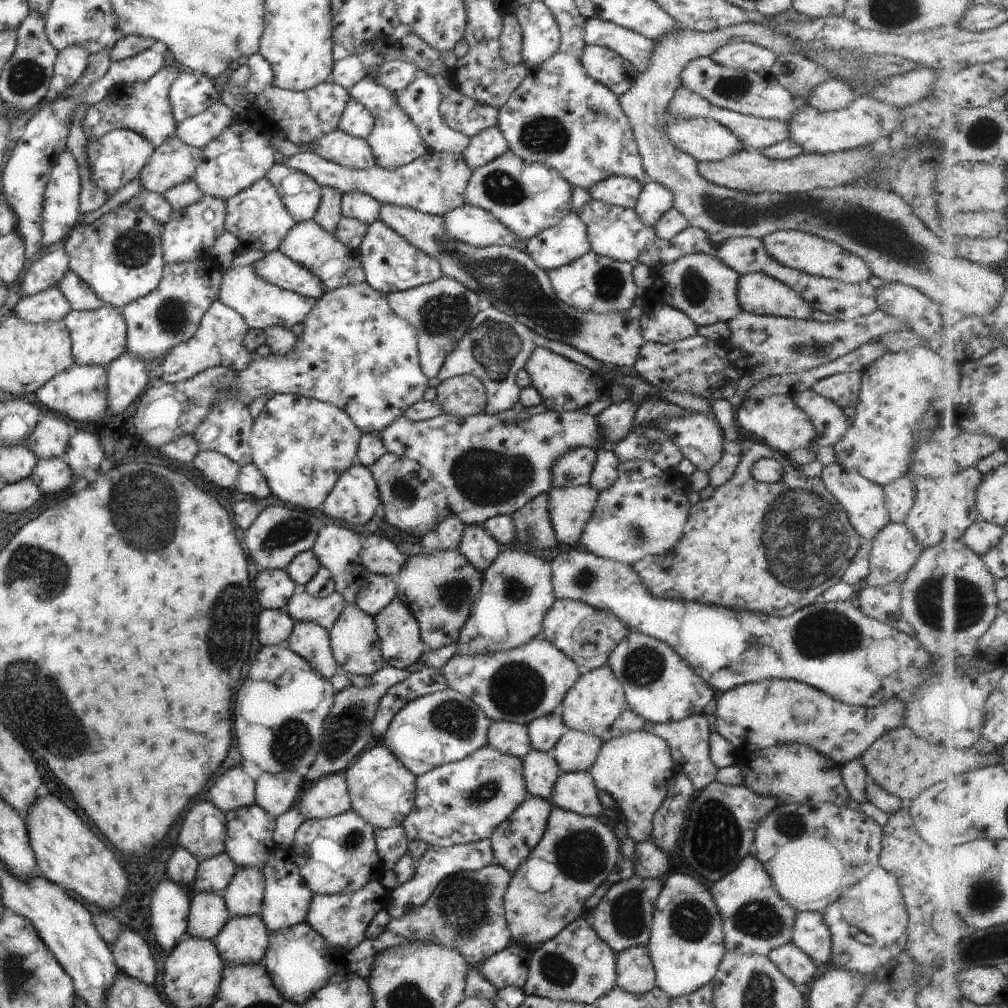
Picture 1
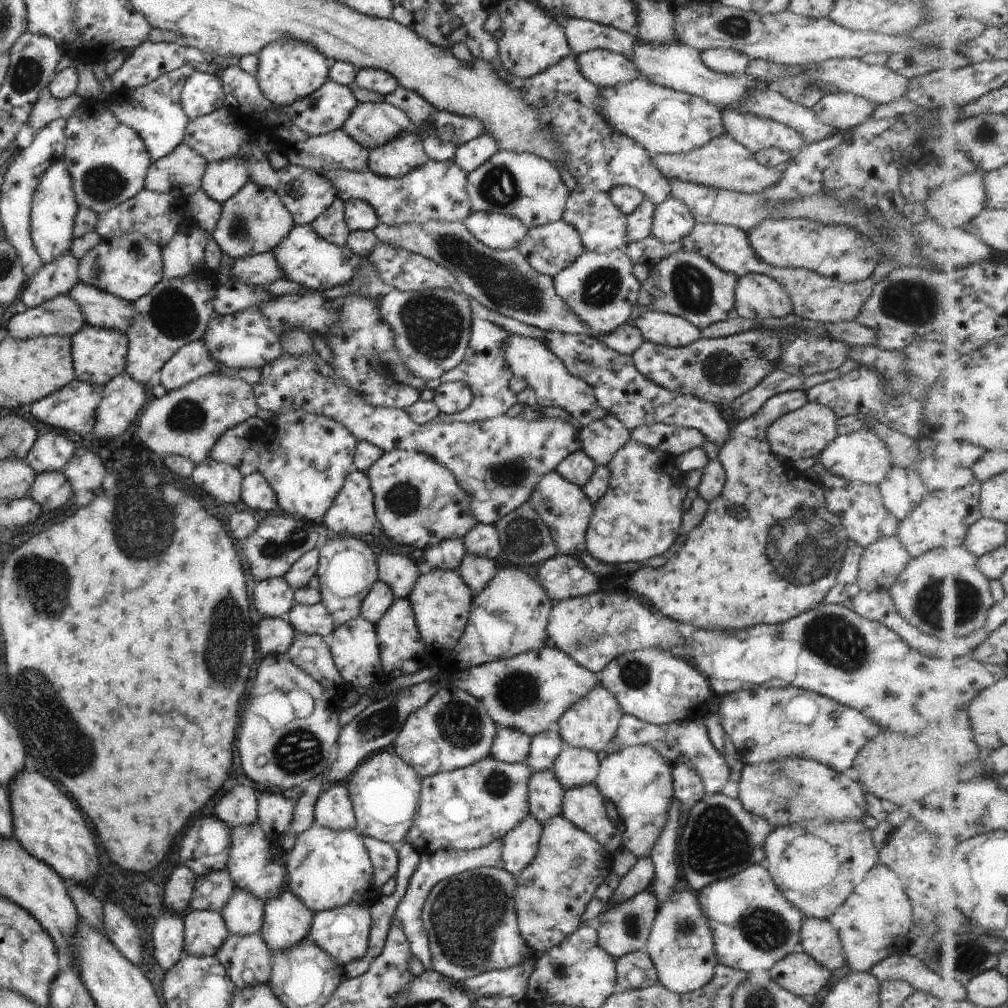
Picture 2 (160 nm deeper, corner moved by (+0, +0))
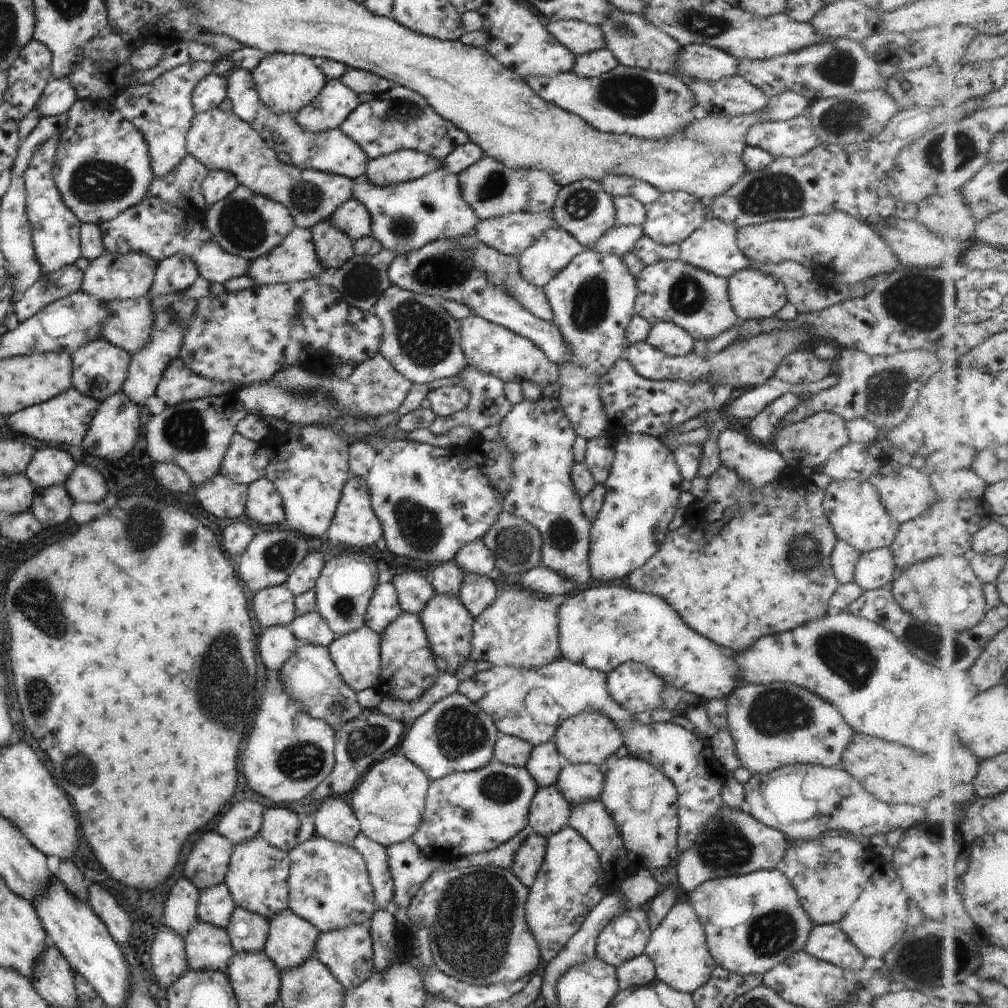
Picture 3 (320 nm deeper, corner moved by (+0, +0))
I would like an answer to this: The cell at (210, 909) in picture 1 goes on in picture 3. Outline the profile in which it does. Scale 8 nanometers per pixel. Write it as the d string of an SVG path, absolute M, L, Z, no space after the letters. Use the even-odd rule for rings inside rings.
M201 920L187 930L183 940L186 964L191 971L221 972L234 954L225 930Z

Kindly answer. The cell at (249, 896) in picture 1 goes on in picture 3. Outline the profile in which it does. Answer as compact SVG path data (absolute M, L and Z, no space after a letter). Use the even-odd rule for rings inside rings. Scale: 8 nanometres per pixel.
M235 906L224 930L234 952L259 952L267 937L268 922L255 912Z

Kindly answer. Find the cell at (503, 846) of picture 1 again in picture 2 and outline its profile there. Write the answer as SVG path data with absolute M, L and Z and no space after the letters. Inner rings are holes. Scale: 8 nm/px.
M528 814L500 839L502 842L500 863L505 872L515 876L529 864L530 860L533 860L541 831L542 824Z

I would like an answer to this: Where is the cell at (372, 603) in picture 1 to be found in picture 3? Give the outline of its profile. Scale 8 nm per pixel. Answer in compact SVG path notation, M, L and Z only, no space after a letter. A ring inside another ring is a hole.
M391 583L375 584L373 595L365 608L363 625L379 635L379 632L401 612Z

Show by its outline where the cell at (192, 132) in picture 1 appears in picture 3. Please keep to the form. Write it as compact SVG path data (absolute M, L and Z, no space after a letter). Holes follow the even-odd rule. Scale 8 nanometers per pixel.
M219 108L194 114L185 136L185 150L207 171L229 172L238 185L249 188L253 194L279 202L289 212L296 228L313 227L351 199L351 179L282 164L276 159L277 155L261 143L259 134L247 122Z

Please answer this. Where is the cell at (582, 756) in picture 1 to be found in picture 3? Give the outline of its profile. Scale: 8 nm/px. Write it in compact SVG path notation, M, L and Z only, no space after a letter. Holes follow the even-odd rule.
M567 764L557 772L556 790L569 807L599 797L603 775L592 764Z

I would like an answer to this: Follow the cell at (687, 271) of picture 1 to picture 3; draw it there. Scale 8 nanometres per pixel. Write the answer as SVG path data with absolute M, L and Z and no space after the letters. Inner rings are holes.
M681 260L644 265L634 280L637 290L634 315L647 320L650 326L657 322L671 322L685 330L695 342L717 336L738 321L728 302L727 280L693 268Z

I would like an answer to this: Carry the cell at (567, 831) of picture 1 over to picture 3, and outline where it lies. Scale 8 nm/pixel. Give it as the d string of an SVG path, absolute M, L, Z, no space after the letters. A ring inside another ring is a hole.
M566 825L545 836L543 861L533 876L533 882L526 888L523 906L525 924L537 944L542 963L552 960L561 951L563 944L577 932L589 910L605 896L607 884L602 870L593 848L573 828Z

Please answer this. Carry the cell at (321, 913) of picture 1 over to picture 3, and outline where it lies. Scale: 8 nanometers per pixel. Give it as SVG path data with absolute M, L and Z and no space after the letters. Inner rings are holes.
M365 923L349 924L345 928L335 928L329 932L318 932L314 948L313 956L321 964L325 964L329 974L341 984L344 990L355 988L357 984L361 984L363 980L369 978L374 971L371 938L369 937L369 928Z

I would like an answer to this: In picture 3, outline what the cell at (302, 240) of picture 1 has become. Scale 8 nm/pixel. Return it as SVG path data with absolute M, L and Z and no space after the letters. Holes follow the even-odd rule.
M294 227L285 236L285 239L281 240L281 244L277 244L270 252L259 256L256 260L249 261L249 268L247 268L245 275L259 285L303 282L325 274L327 268L323 268L317 260L319 258L317 258L315 248L313 248L309 230Z

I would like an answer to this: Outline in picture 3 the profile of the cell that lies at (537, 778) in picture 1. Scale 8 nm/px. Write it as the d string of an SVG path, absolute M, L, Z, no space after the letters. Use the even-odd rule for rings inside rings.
M555 786L540 787L535 790L529 802L528 827L538 836L549 836L567 825L569 806Z

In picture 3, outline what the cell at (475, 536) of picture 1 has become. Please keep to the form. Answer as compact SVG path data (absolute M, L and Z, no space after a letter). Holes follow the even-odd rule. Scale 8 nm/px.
M463 574L461 586L459 586L458 598L461 604L469 610L472 618L479 616L487 604L497 596L499 583L494 582L481 574Z

